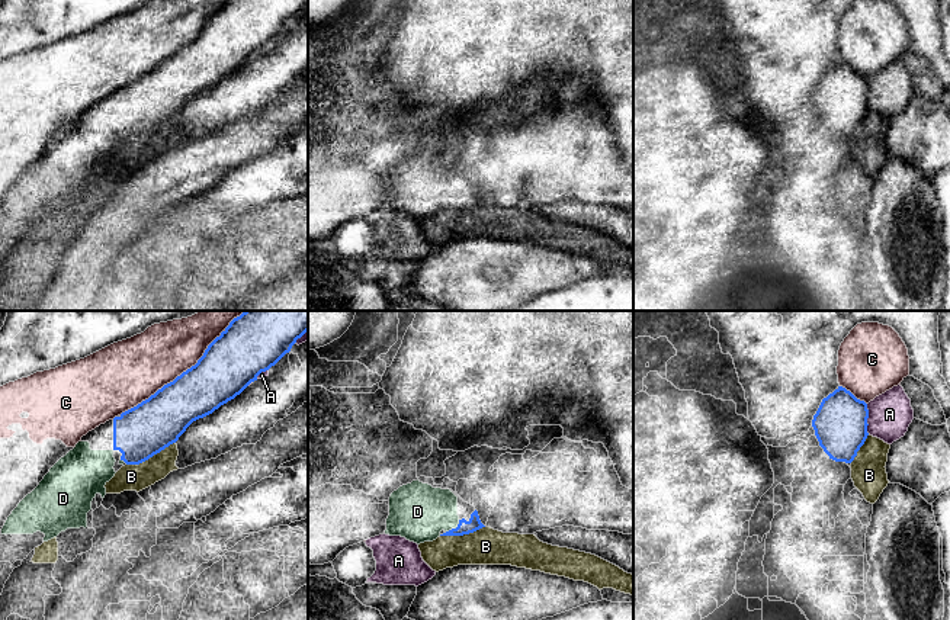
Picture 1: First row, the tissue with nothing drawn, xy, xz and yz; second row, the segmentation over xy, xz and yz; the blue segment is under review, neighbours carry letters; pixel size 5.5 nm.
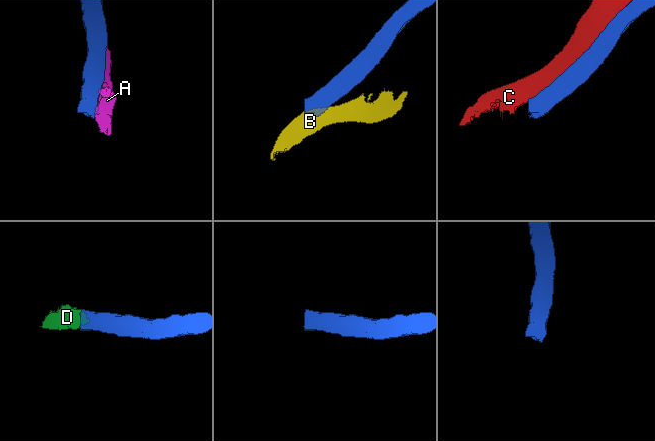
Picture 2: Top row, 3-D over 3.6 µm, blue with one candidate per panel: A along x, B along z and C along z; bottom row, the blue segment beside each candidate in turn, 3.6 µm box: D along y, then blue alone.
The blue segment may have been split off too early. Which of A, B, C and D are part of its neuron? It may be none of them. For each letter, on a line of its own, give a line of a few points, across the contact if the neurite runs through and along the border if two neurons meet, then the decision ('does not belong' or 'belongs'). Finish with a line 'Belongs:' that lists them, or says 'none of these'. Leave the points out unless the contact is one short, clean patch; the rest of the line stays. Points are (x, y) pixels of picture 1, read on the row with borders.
A: does not belong
B: line xy (175, 442), (138, 463), (127, 465); does not belong
C: does not belong
D: line xz (464, 527), (453, 529), (436, 511), (417, 511); belongs
Belongs: D

